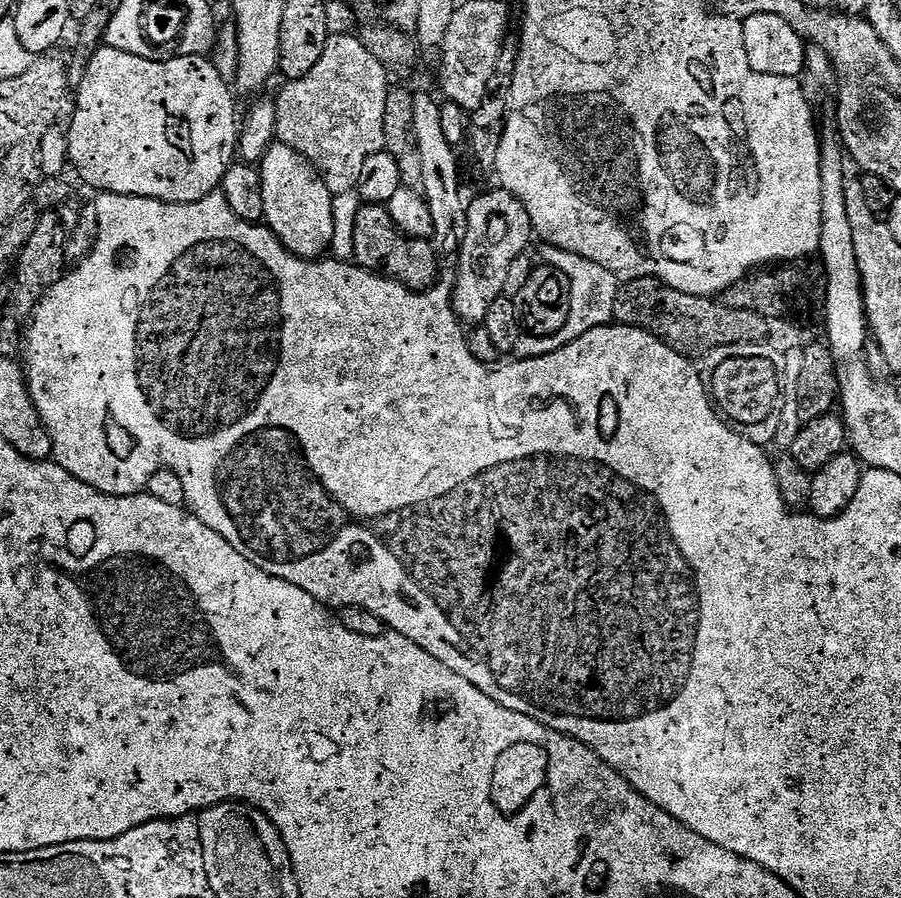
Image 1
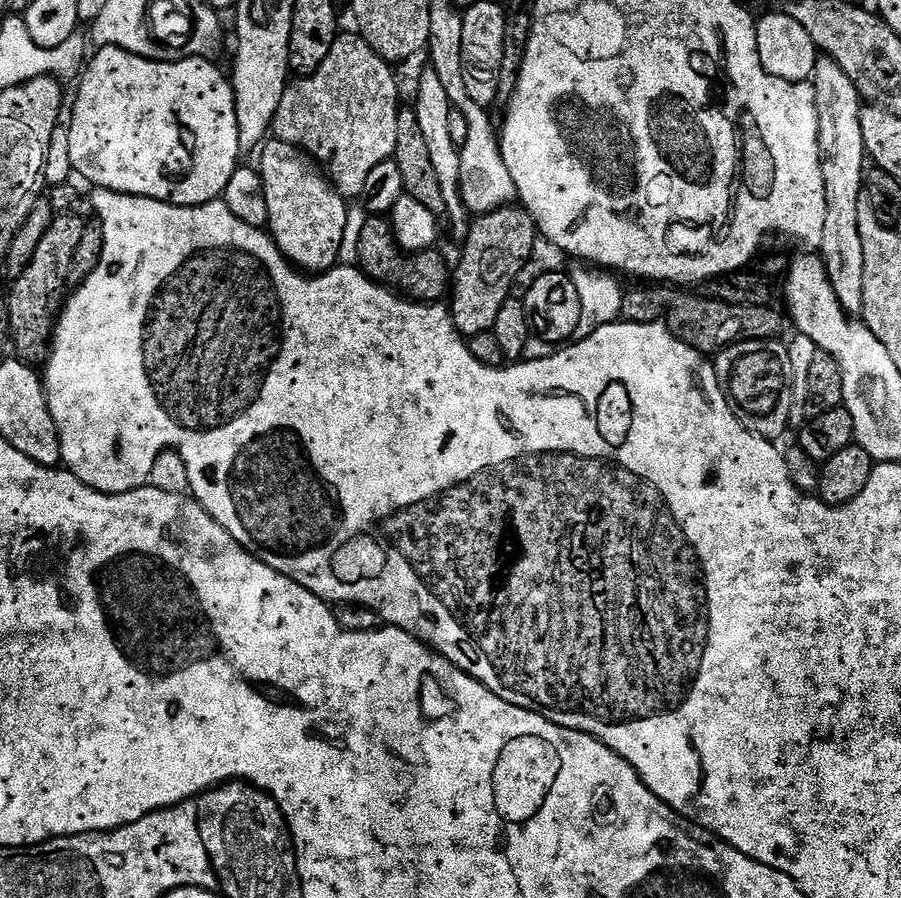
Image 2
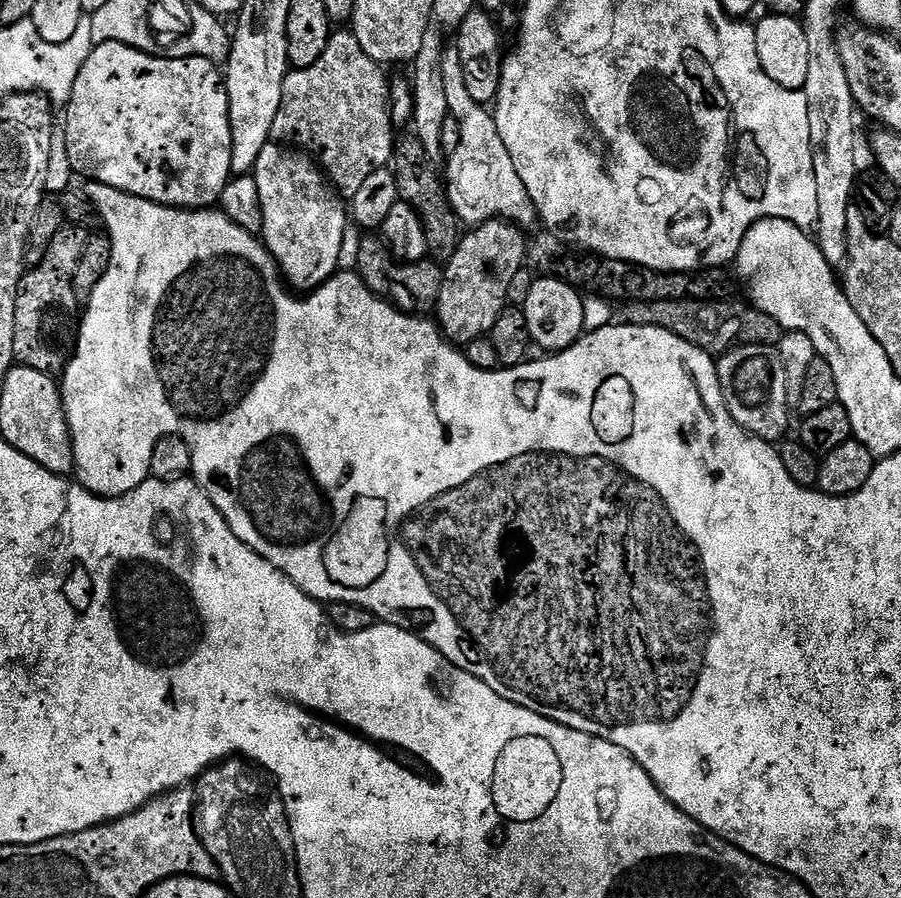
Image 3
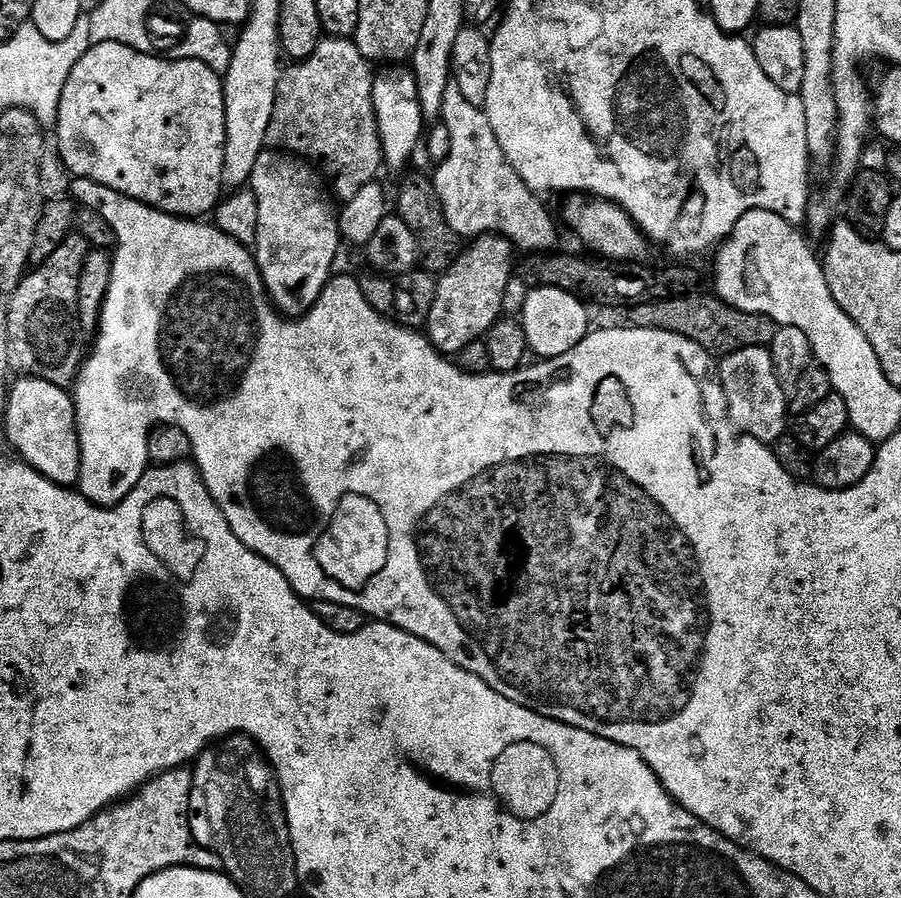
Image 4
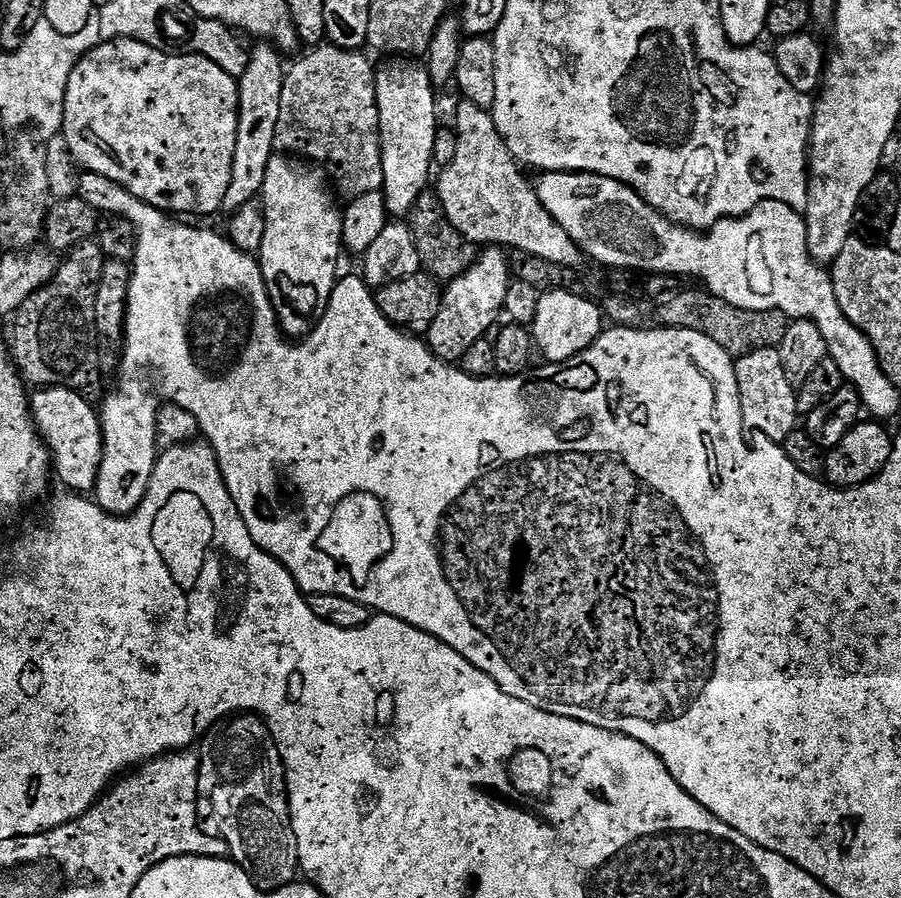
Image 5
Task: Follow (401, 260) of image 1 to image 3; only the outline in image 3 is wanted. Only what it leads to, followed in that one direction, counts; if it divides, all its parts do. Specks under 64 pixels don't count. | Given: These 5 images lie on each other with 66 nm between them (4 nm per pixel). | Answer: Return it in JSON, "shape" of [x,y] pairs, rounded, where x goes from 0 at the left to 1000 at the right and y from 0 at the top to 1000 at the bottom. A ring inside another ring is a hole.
{"shape":[[[408,261],[401,266],[400,282],[397,283],[397,292],[395,293],[393,303],[401,317],[407,321],[410,325],[414,325],[415,329],[423,332],[430,332],[438,342],[443,343],[444,346],[454,350],[478,349],[484,342],[488,320],[493,313],[493,298],[489,297],[487,293],[481,292],[475,287],[465,290],[458,294],[445,293],[442,296],[441,291],[432,284],[431,276],[427,274],[425,266],[417,261]]]}

